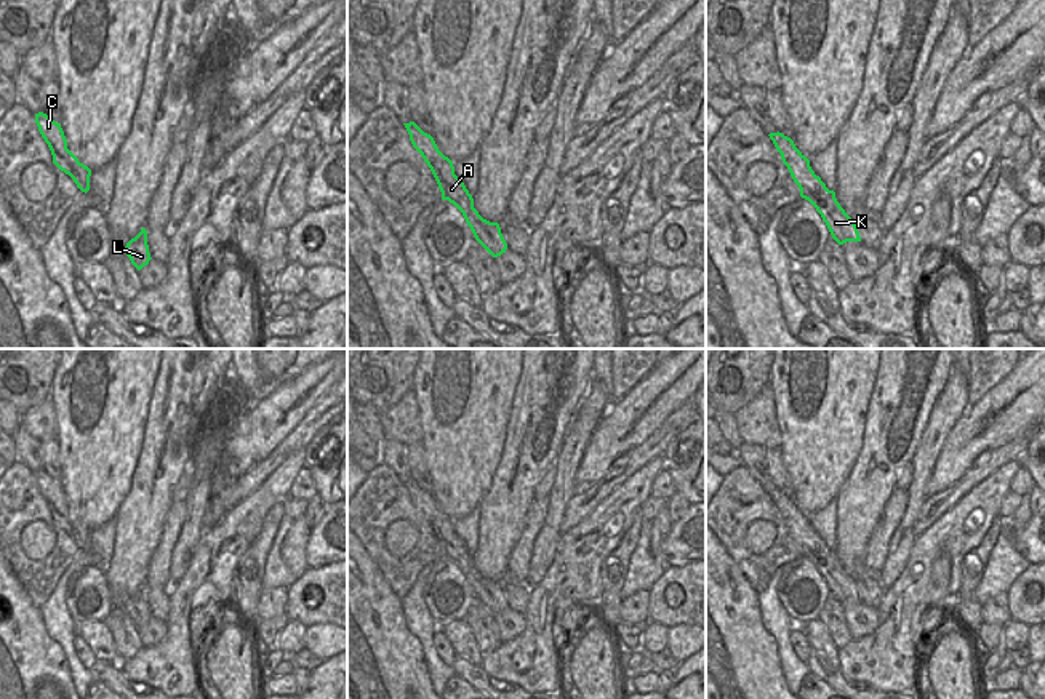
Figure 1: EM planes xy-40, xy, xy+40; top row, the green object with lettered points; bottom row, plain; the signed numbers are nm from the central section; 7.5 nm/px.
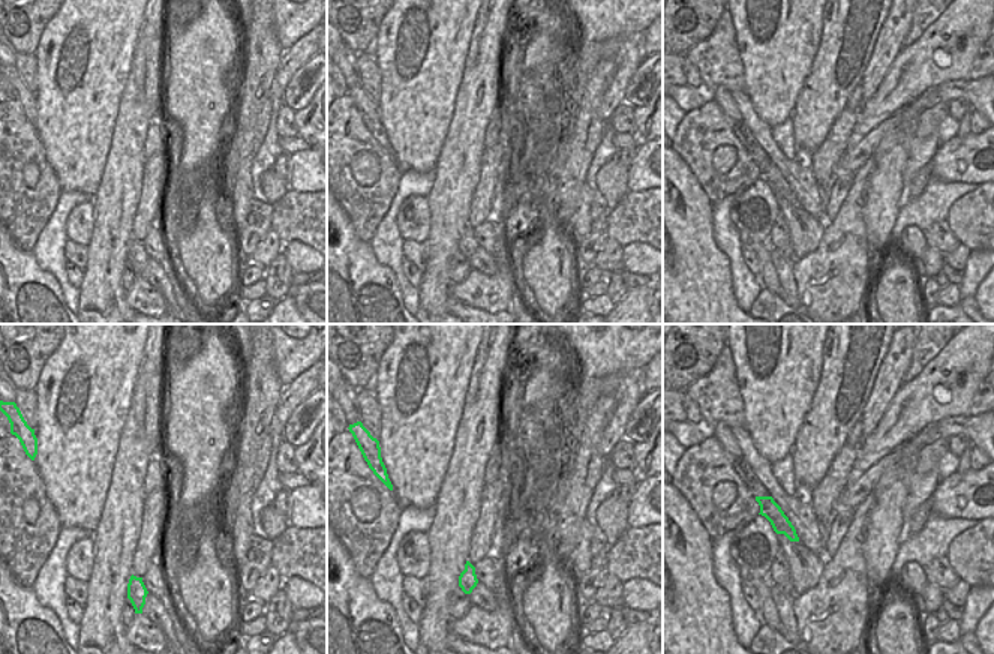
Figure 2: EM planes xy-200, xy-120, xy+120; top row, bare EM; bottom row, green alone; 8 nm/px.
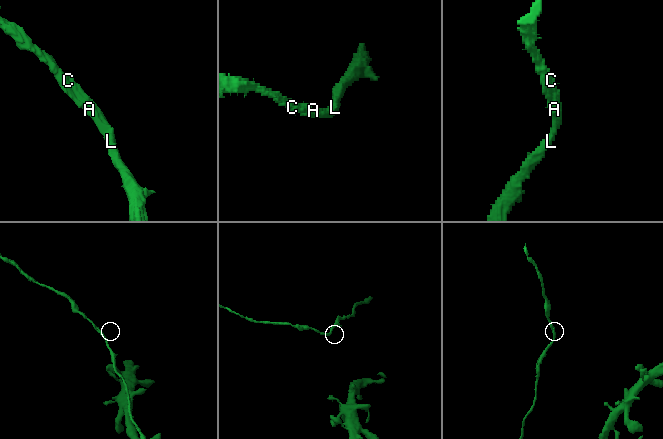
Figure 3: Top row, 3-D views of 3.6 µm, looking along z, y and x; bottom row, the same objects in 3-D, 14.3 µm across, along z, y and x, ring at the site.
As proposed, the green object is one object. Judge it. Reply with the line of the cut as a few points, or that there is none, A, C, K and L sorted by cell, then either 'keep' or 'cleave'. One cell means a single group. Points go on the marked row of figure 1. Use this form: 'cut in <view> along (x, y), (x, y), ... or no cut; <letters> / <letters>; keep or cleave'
no cut; A C K L; keep

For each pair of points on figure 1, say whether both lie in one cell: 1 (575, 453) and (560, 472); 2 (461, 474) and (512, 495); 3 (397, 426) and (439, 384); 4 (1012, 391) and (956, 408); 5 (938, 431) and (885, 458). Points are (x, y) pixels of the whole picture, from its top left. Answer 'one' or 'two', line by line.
1: one
2: two
3: two
4: two
5: two

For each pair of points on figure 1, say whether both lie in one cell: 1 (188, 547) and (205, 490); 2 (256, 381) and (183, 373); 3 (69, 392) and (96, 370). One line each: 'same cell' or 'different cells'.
1: same cell
2: different cells
3: same cell

